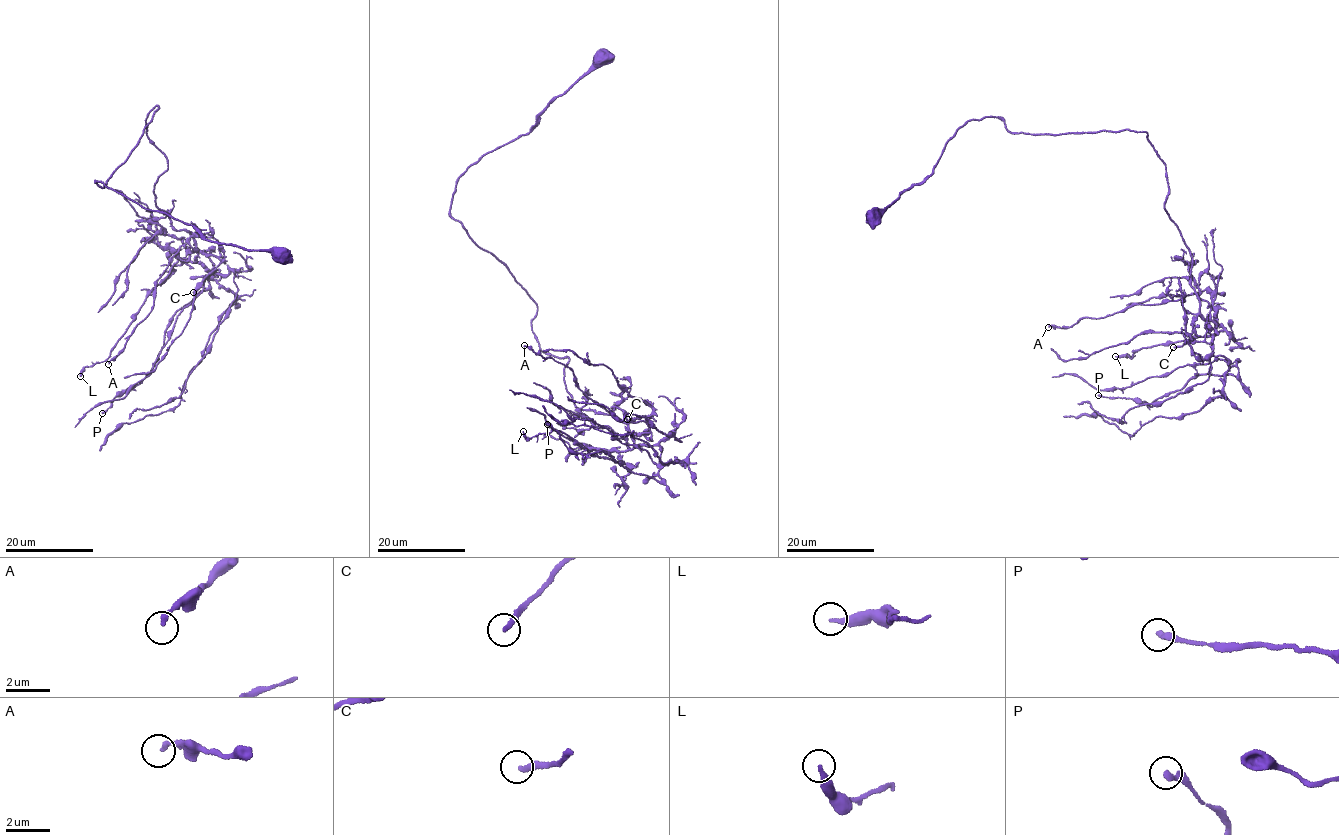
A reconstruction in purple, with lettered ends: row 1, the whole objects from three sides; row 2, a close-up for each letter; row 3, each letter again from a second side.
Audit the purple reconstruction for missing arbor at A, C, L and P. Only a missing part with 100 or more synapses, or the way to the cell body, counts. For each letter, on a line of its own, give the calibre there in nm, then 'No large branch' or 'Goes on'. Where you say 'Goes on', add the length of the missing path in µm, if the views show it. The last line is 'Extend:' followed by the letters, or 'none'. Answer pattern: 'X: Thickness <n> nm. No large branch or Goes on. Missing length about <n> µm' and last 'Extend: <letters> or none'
A: Thickness 200 nm. No large branch
C: Thickness 220 nm. No large branch
L: Thickness 240 nm. No large branch
P: Thickness 260 nm. No large branch
Extend: none

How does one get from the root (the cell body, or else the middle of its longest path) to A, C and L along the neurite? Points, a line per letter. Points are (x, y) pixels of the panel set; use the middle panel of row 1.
A: (603, 58), (470, 166), (450, 210), (536, 304), (539, 348), (569, 357), (575, 406), (626, 423), (524, 345)
C: (603, 58), (470, 166), (450, 210), (536, 304), (539, 348), (569, 357), (575, 406), (649, 432), (627, 419)
L: (603, 58), (470, 166), (450, 210), (536, 304), (575, 406), (623, 422), (630, 448), (618, 463), (523, 431)

